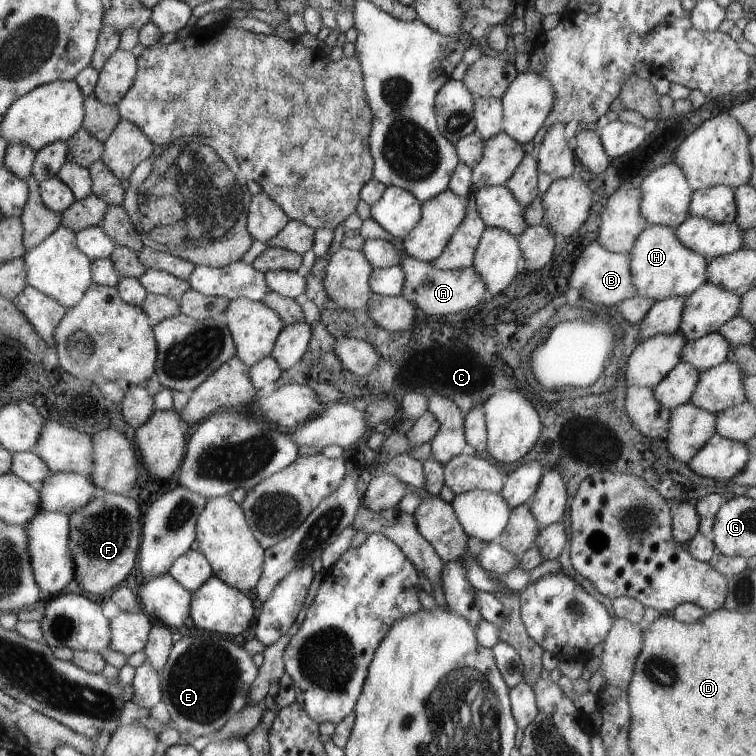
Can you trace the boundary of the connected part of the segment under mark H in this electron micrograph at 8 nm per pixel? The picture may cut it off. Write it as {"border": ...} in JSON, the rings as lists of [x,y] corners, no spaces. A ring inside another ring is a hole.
{"border":[[[648,225],[639,234],[634,248],[629,252],[632,276],[638,292],[636,295],[663,301],[670,297],[688,297],[707,281],[710,261],[706,256],[679,241],[676,230],[662,225]]]}

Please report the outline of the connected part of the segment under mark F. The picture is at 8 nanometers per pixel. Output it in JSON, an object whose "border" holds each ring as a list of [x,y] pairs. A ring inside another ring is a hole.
{"border":[[[99,491],[90,504],[82,509],[75,510],[70,515],[70,542],[72,554],[75,555],[75,590],[84,593],[85,597],[96,597],[100,599],[104,592],[112,590],[120,585],[132,568],[136,566],[138,558],[138,546],[142,540],[142,514],[136,501],[128,495],[120,493],[106,493]]]}

